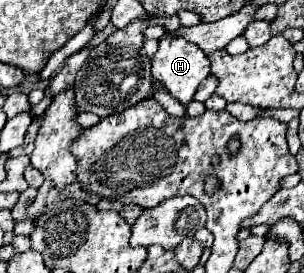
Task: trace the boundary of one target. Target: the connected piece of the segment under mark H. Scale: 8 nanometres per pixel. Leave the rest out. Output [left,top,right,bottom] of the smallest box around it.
[151,37,209,105]

